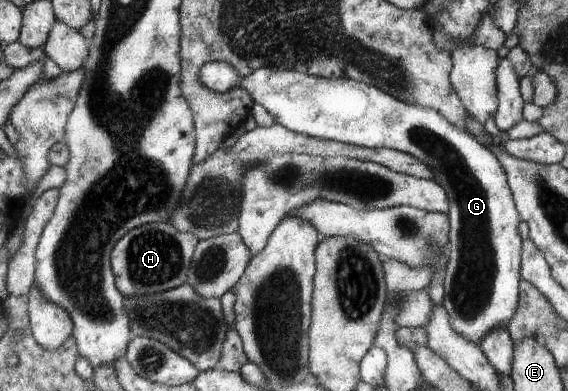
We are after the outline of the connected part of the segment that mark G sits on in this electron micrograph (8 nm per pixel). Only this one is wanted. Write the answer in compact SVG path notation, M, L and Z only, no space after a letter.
M210 62L200 68L202 84L214 92L226 92L231 87L240 86L248 91L254 103L265 108L274 123L304 136L338 141L352 146L369 149L394 149L416 156L432 172L438 184L448 195L450 212L450 232L448 232L448 266L444 274L444 298L442 307L450 316L450 324L462 338L479 345L482 338L496 326L508 328L508 322L516 314L521 279L521 248L523 240L518 234L521 218L516 210L506 172L498 158L482 146L469 132L454 128L442 114L432 108L418 104L406 104L390 94L384 94L376 86L368 86L355 80L326 80L318 76L308 76L293 70L274 71L260 68L240 78L226 62Z

